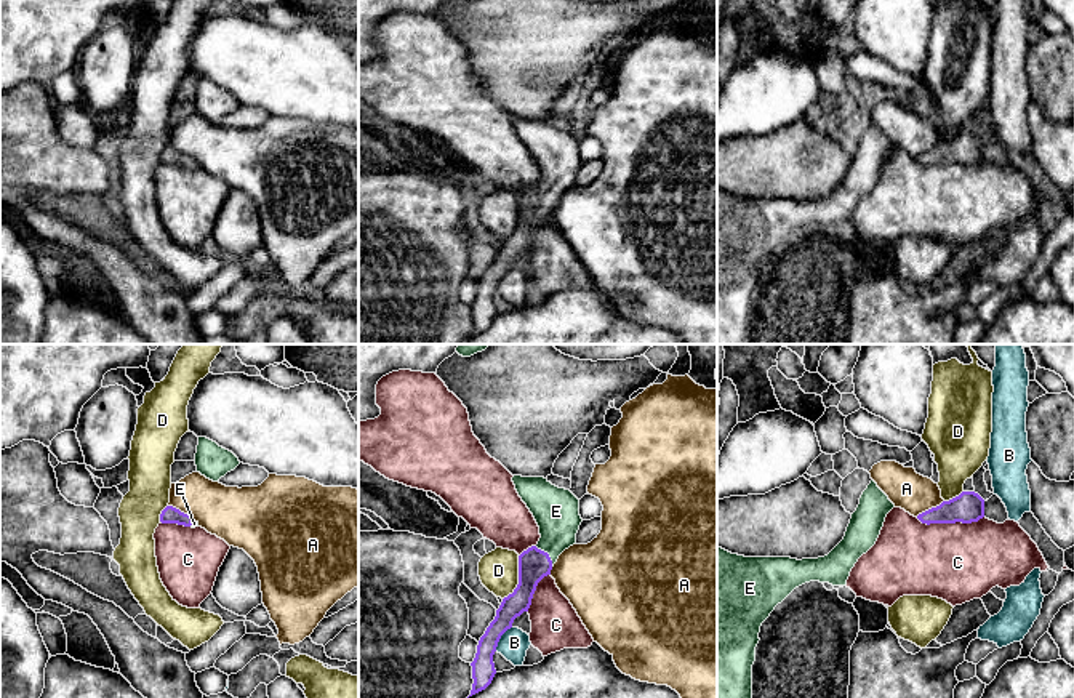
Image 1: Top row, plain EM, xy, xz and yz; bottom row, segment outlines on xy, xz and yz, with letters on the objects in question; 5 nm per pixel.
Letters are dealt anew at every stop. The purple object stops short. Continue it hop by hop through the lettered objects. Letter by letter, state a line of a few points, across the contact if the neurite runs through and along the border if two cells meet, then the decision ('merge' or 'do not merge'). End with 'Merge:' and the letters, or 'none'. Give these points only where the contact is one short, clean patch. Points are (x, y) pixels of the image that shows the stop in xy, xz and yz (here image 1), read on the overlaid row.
A: xy (168, 505), (188, 513), (194, 519) | do not merge
B: xz (511, 626), (501, 636), (495, 650) | do not merge
C: yz (983, 516), (970, 522), (929, 524), (922, 524), (916, 517) | do not merge
D: xz (519, 556), (519, 583), (503, 599) | do not merge
E: xz (533, 564), (548, 554), (556, 537), (556, 511) | merge
Merge: E

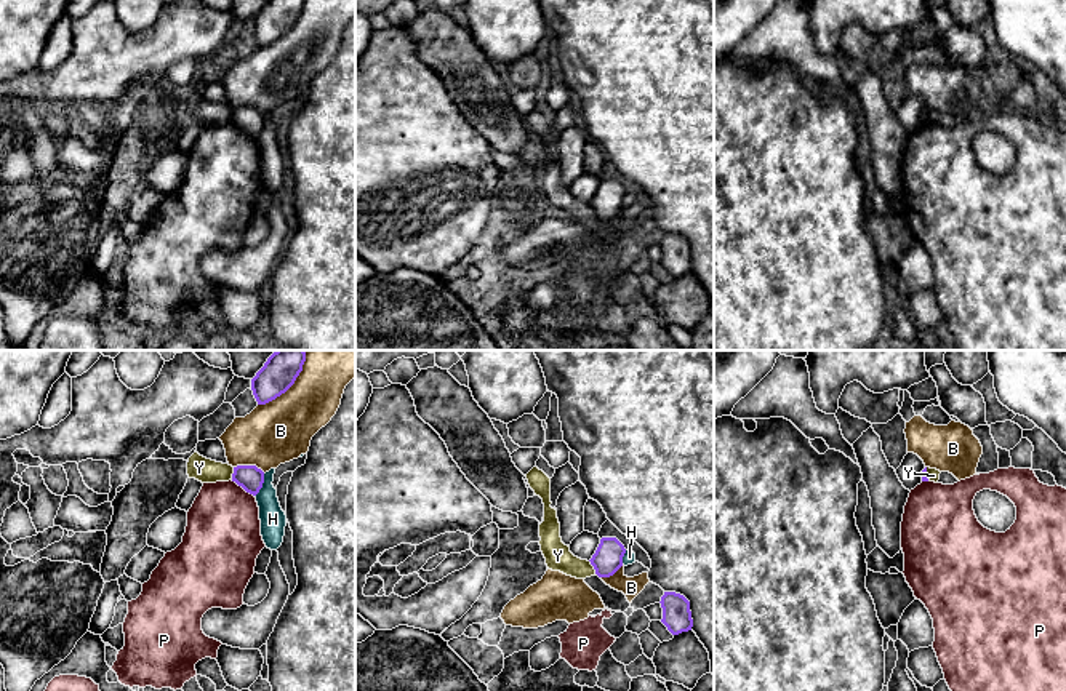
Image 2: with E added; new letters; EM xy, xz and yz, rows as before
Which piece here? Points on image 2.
B: do not merge
H: do not merge
P: do not merge
Y: xz (589, 560), (597, 575) | do not merge
Merge: none

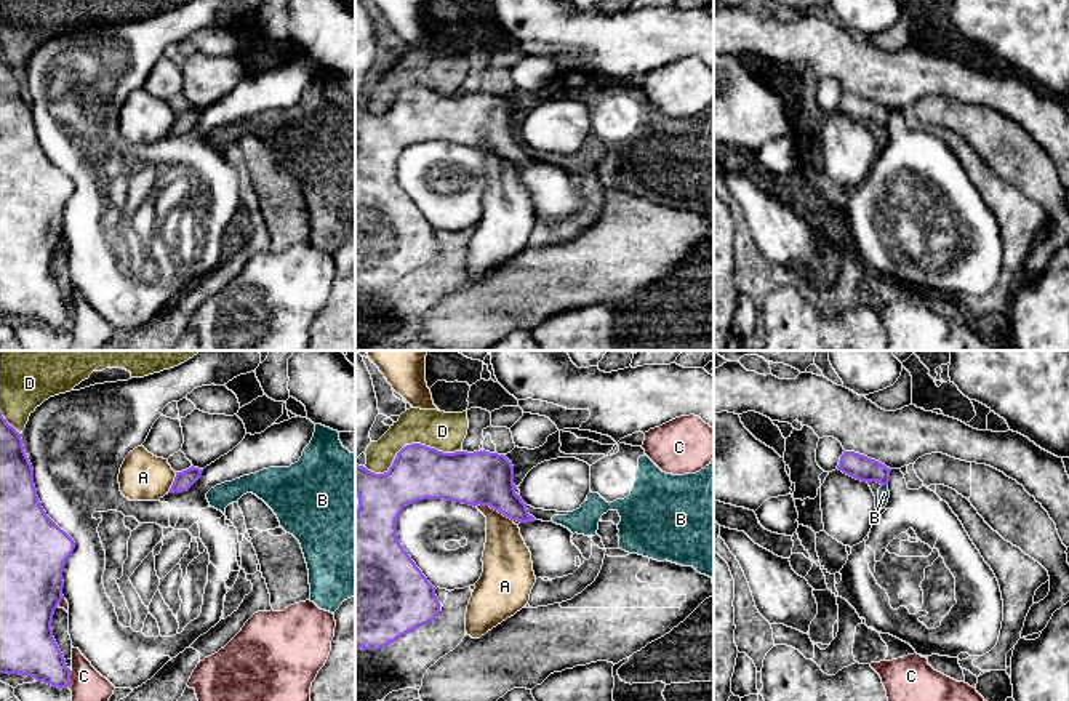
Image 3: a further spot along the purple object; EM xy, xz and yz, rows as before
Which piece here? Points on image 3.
A: do not merge
B: yz (882, 484), (887, 485) | do not merge
C: do not merge
D: do not merge
Merge: none

